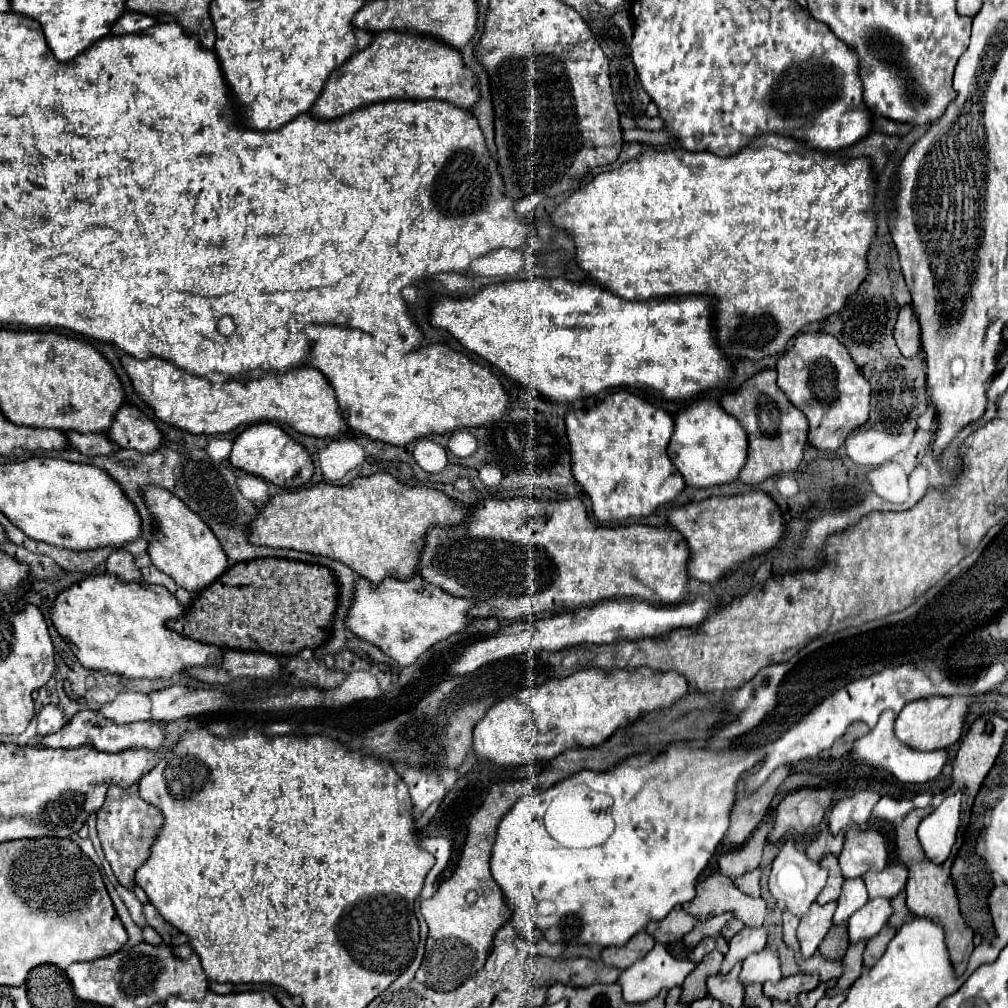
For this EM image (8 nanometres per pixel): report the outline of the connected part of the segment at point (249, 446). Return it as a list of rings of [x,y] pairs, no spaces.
[[[260,422],[240,432],[234,440],[230,462],[234,468],[260,476],[284,490],[292,490],[292,488],[300,488],[308,484],[314,474],[314,464],[306,448],[298,444],[294,438],[290,438],[280,426],[270,422]]]

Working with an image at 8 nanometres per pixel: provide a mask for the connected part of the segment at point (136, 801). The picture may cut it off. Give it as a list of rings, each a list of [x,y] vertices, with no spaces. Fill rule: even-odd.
[[[132,784],[128,788],[120,788],[120,786],[108,788],[108,800],[98,810],[96,828],[98,828],[98,836],[102,842],[106,860],[110,862],[114,876],[124,888],[134,890],[134,884],[136,884],[134,874],[138,866],[142,866],[142,862],[146,862],[146,858],[150,856],[150,846],[158,838],[162,830],[162,822],[164,822],[162,812],[156,806],[148,804],[138,794],[138,784]]]

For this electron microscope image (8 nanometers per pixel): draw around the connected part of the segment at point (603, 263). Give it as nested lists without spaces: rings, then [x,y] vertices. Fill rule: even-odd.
[[[766,134],[752,142],[752,146],[744,148],[736,156],[718,158],[710,152],[688,152],[684,148],[676,150],[644,150],[636,158],[624,162],[620,168],[602,172],[592,178],[592,182],[578,188],[570,198],[566,198],[552,214],[550,220],[556,228],[570,234],[576,246],[576,262],[578,266],[590,274],[598,284],[606,290],[610,288],[612,294],[618,294],[626,300],[650,300],[658,296],[680,296],[680,294],[704,294],[716,300],[714,304],[714,328],[716,328],[716,342],[726,358],[748,358],[760,360],[770,354],[782,354],[790,340],[802,330],[804,324],[818,322],[836,314],[846,298],[858,290],[862,280],[868,274],[866,268],[866,254],[872,238],[876,236],[876,216],[868,204],[874,204],[874,188],[876,182],[872,178],[868,158],[836,158],[826,156],[820,150],[808,150],[802,142],[780,136],[780,134]]]

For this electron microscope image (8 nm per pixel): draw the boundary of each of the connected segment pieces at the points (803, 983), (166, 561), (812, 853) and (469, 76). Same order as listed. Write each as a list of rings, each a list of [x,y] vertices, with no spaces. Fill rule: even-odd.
[[[794,974],[794,976],[786,976],[780,982],[772,984],[766,982],[764,984],[764,994],[772,1000],[788,1000],[792,1002],[800,992],[808,992],[814,990],[820,984],[820,978],[814,974]]]
[[[146,488],[142,490],[142,498],[156,520],[154,540],[150,540],[148,556],[158,570],[166,572],[178,586],[194,594],[210,586],[210,582],[218,580],[228,570],[228,558],[220,542],[214,538],[214,532],[184,502],[178,502],[172,492],[162,488]]]
[[[824,828],[824,830],[820,830],[818,834],[816,834],[816,838],[808,844],[808,856],[810,858],[822,858],[826,852],[832,852],[832,854],[840,854],[840,850],[842,850],[842,842],[844,842],[844,834],[830,834],[830,830],[828,828]]]
[[[386,30],[378,32],[368,48],[354,54],[330,74],[310,114],[318,120],[334,120],[366,104],[414,98],[436,98],[470,110],[480,100],[480,94],[476,76],[462,64],[458,50],[426,36]]]

